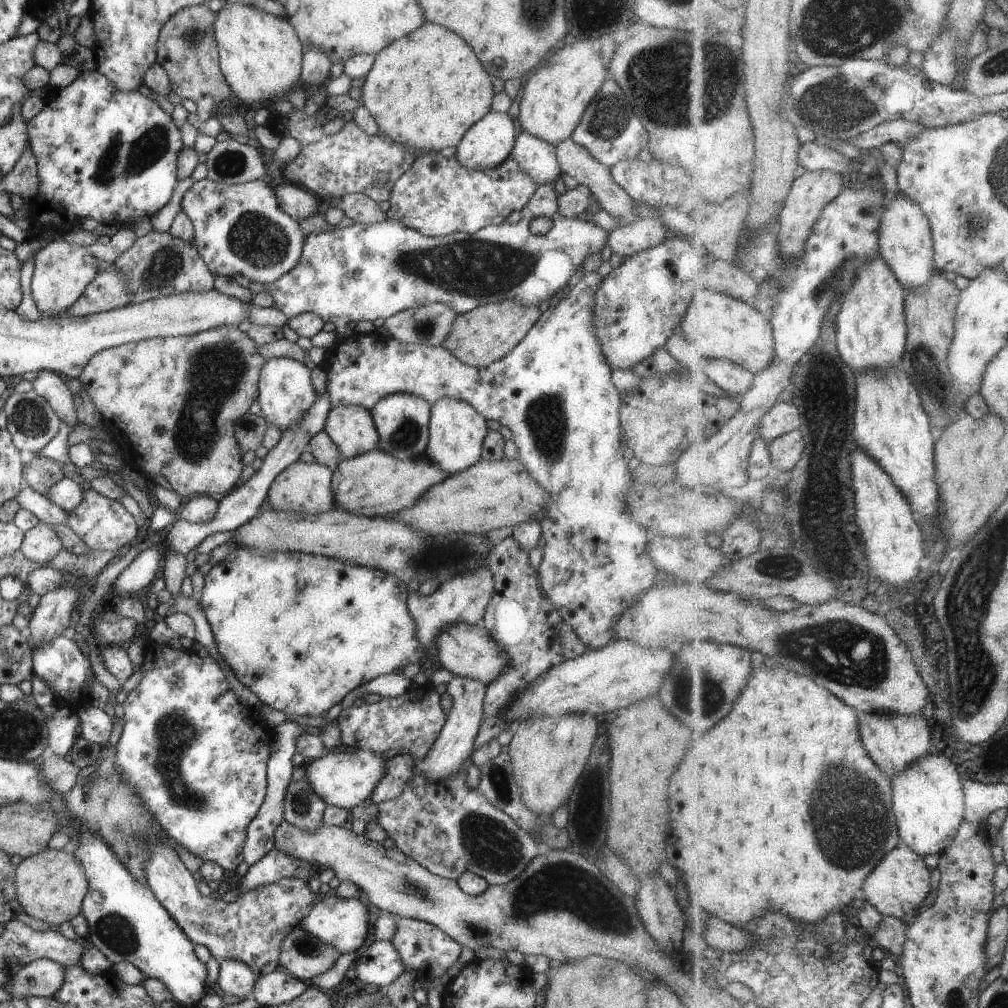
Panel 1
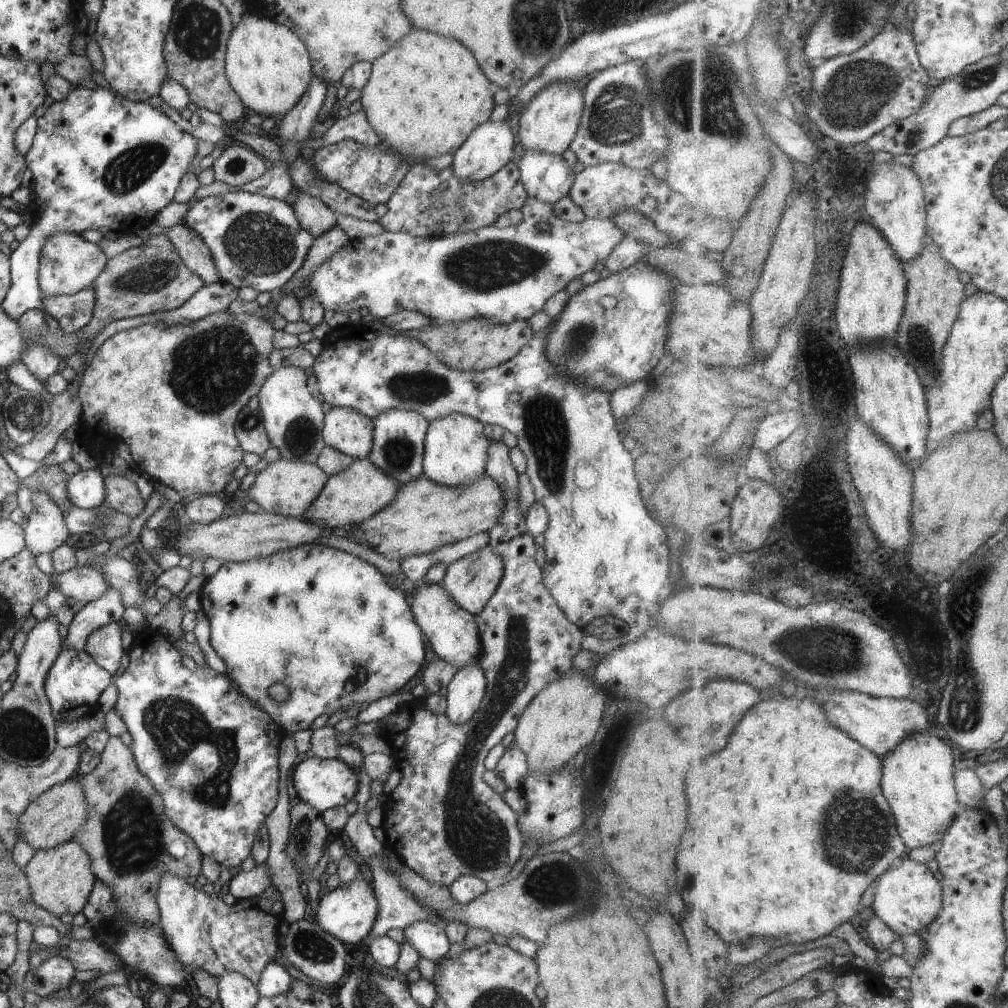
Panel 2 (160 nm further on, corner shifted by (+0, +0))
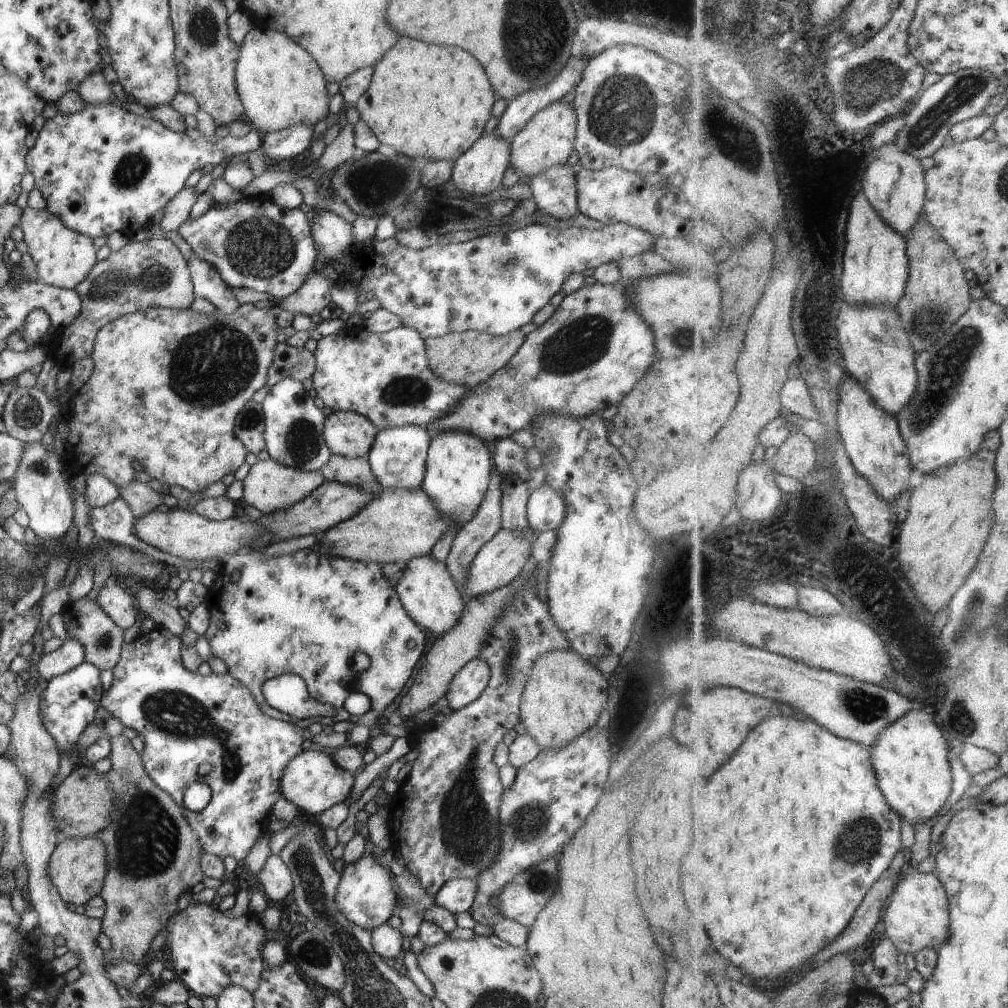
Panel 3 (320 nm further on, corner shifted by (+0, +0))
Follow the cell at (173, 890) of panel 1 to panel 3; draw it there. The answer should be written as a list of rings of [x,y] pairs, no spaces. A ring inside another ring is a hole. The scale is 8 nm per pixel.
[[[191,903],[184,910],[171,915],[167,922],[169,934],[167,935],[167,948],[169,948],[169,967],[173,970],[174,978],[177,978],[191,995],[201,997],[213,997],[229,985],[237,985],[252,993],[259,984],[260,972],[264,965],[260,950],[265,942],[265,929],[259,923],[257,914],[242,914],[238,917],[225,916],[215,908],[215,904]]]

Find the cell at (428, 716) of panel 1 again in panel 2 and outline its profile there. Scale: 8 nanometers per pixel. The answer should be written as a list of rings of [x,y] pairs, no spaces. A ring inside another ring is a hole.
[[[502,441],[500,442],[488,442],[487,446],[487,460],[485,460],[485,473],[488,476],[491,476],[499,488],[503,490],[503,510],[501,510],[501,518],[497,520],[497,524],[491,526],[491,530],[487,531],[486,534],[489,537],[489,548],[495,556],[499,556],[501,564],[503,566],[503,574],[501,574],[501,581],[495,590],[495,593],[489,598],[489,601],[485,604],[485,607],[474,616],[475,624],[477,624],[477,631],[479,634],[479,640],[481,640],[481,652],[479,652],[479,658],[477,658],[477,664],[480,667],[481,672],[485,676],[486,686],[484,688],[483,698],[479,704],[479,708],[475,710],[475,714],[471,716],[471,720],[467,720],[465,724],[451,724],[447,720],[444,714],[433,714],[431,711],[425,708],[423,704],[424,694],[416,692],[405,696],[405,699],[402,700],[399,706],[396,708],[396,711],[391,712],[377,720],[378,727],[376,732],[383,735],[383,737],[390,743],[392,748],[392,753],[394,755],[394,760],[396,763],[396,768],[401,772],[401,779],[399,784],[394,788],[393,792],[386,795],[386,800],[381,804],[381,812],[383,812],[383,820],[381,821],[380,828],[383,829],[385,835],[383,846],[386,849],[391,850],[391,852],[396,855],[405,866],[409,866],[415,874],[419,874],[421,878],[425,878],[427,882],[433,882],[433,884],[443,884],[443,886],[450,886],[453,883],[453,880],[459,875],[470,875],[483,880],[487,883],[490,880],[499,880],[504,878],[507,873],[511,870],[513,864],[517,862],[520,858],[520,848],[523,843],[523,836],[517,828],[517,815],[505,804],[503,798],[500,794],[497,794],[494,790],[489,788],[485,782],[483,782],[481,775],[485,771],[483,768],[483,760],[485,756],[489,753],[489,750],[500,744],[502,738],[513,732],[515,730],[519,718],[525,709],[525,706],[531,702],[531,698],[541,690],[545,688],[549,682],[557,680],[559,676],[565,676],[565,673],[568,673],[571,670],[571,662],[575,657],[575,654],[580,650],[581,645],[581,631],[575,627],[575,624],[572,624],[565,618],[563,612],[559,609],[559,606],[555,604],[555,600],[549,595],[549,592],[545,589],[543,584],[541,570],[535,564],[534,554],[535,554],[535,544],[533,543],[534,537],[531,534],[527,534],[525,530],[524,517],[519,514],[519,504],[518,500],[515,500],[515,494],[518,492],[518,474],[511,466],[511,462],[508,458],[508,449]]]

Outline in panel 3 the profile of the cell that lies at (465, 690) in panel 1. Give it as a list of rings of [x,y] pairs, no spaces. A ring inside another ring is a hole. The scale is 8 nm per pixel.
[[[479,656],[466,662],[451,679],[445,698],[448,708],[455,711],[475,700],[487,686],[490,670],[488,664]]]

